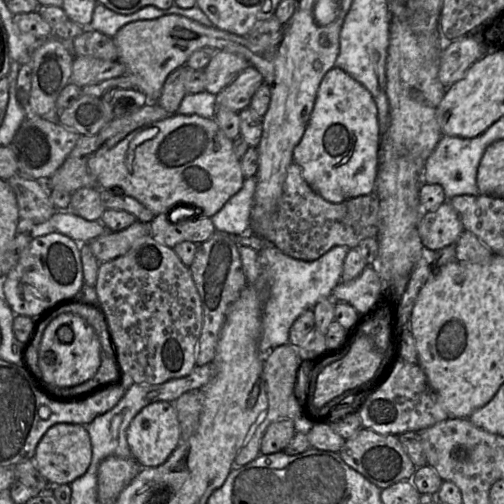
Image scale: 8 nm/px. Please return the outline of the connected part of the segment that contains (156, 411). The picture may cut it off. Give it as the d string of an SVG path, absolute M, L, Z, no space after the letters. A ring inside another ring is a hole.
M158 401L145 406L129 424L126 438L132 457L142 468L163 464L181 442L180 425L174 404Z

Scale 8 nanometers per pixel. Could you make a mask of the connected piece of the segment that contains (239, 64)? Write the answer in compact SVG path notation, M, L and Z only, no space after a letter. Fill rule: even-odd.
M218 50L204 68L205 91L217 95L250 63L241 55Z

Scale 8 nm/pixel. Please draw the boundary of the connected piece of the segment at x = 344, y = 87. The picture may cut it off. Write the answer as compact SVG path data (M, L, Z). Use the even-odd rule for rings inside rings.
M339 67L331 68L323 77L305 132L293 150L297 164L308 185L331 203L375 192L379 164L380 126L376 103L366 87Z

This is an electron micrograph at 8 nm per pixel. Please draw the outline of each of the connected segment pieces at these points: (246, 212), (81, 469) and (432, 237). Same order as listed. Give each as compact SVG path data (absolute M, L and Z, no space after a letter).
M255 176L245 178L241 189L210 218L216 231L235 235L252 233L250 213L256 182Z
M67 423L55 424L39 441L34 463L51 486L71 484L87 471L92 460L92 447L86 426Z
M449 201L435 210L423 210L423 216L419 222L421 241L431 250L439 250L455 244L464 230L457 211Z

